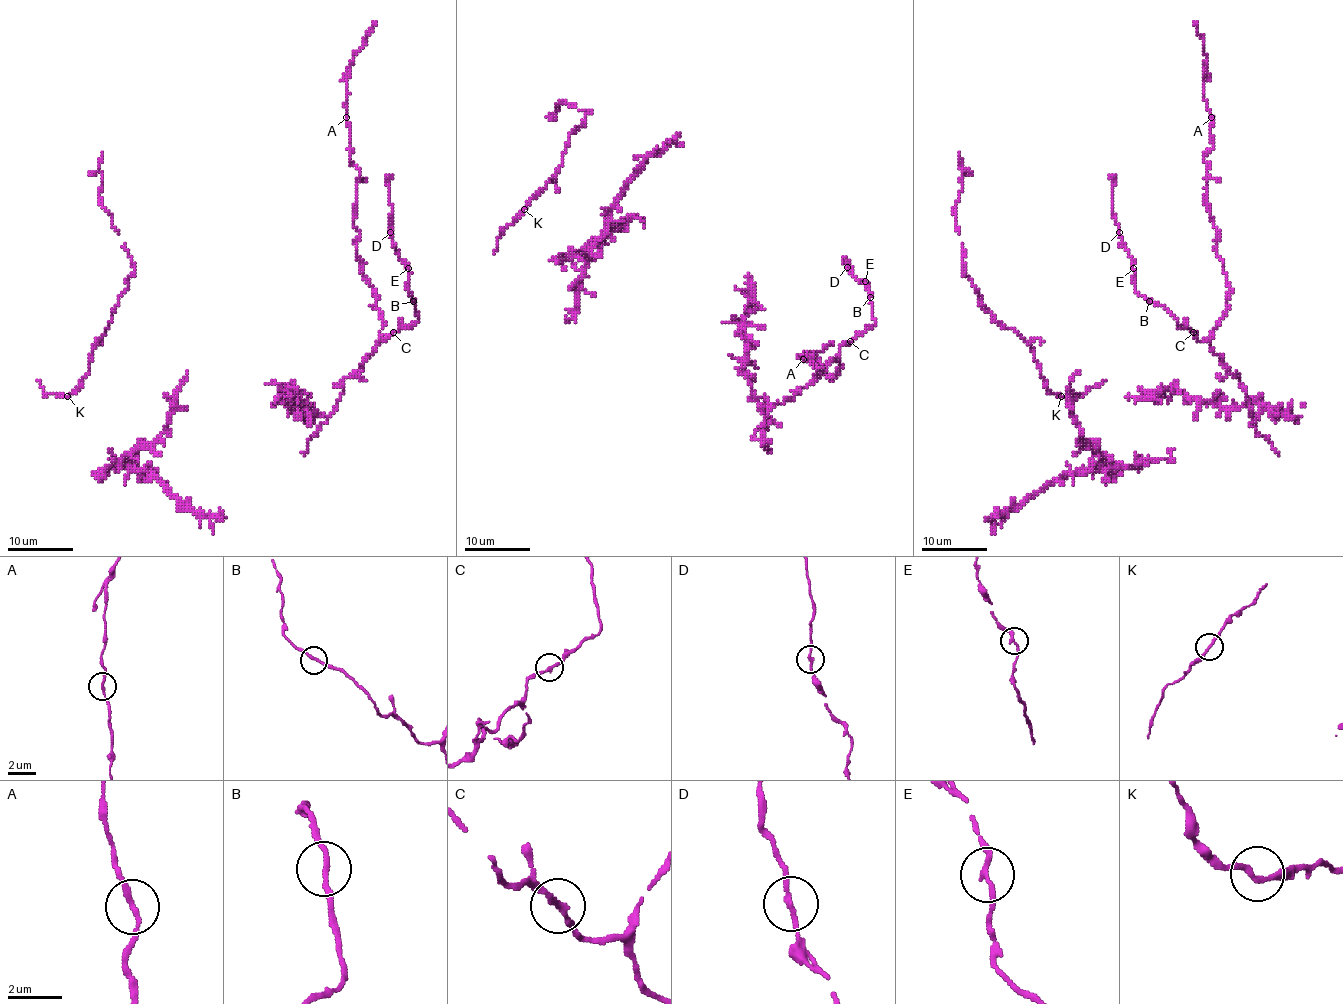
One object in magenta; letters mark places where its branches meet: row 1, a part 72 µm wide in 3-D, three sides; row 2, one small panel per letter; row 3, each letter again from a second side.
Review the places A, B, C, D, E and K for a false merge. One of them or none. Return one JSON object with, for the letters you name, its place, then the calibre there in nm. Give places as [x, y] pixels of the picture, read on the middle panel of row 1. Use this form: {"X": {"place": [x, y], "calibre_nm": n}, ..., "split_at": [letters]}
{"split_at": []}

